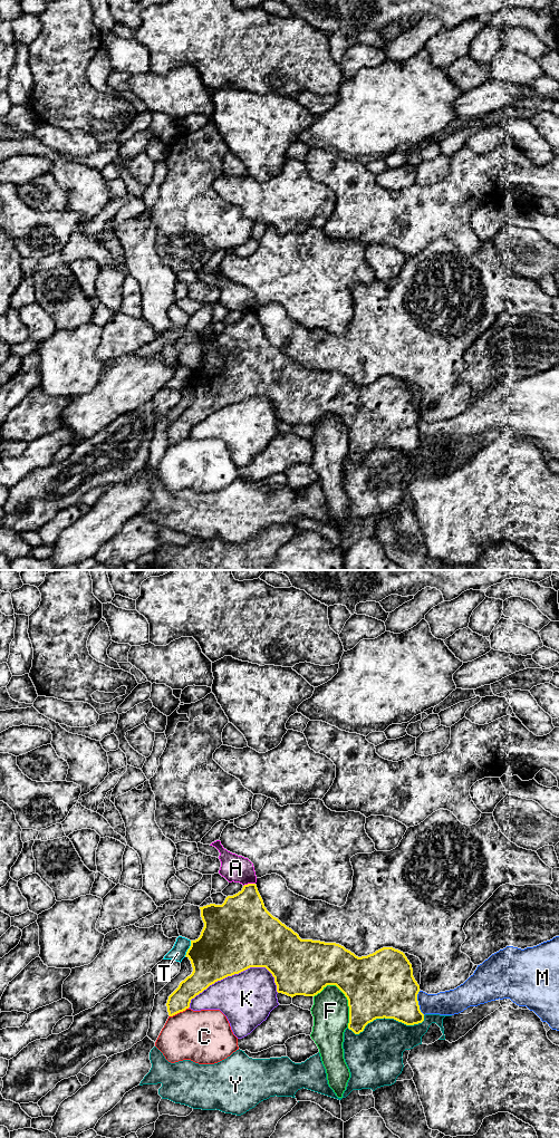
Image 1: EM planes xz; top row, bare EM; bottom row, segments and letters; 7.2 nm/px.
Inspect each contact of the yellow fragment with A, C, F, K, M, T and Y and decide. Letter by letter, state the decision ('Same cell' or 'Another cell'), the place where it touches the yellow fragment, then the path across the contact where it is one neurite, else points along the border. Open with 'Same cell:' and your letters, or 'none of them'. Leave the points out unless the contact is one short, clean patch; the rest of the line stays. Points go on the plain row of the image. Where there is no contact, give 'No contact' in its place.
Same cell: none of them
A: Another cell. Touches yellow at xz (249, 312). Boundary: xz (254, 311), (248, 311), (243, 315)
C: Another cell. Touches yellow at xz (179, 441). Boundary: xz (188, 436), (170, 445)
F: Another cell. Touches yellow at xz (348, 431)
K: Another cell. Touches yellow at xz (229, 404)
M: Another cell. Touches yellow at xz (417, 432)
T: Another cell. Touches yellow at xz (189, 377)
Y: Another cell. Touches yellow at xz (386, 446)

